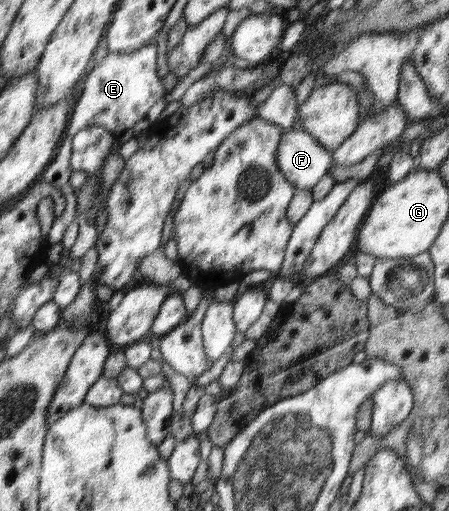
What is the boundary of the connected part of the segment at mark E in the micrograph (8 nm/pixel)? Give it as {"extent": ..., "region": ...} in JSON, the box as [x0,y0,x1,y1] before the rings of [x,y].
{"extent":[42,38,160,244],"region":[[[153,38],[149,44],[145,44],[136,51],[109,52],[101,62],[93,65],[82,82],[81,101],[77,102],[77,108],[74,109],[73,117],[70,118],[66,137],[62,141],[61,148],[58,149],[57,156],[54,157],[53,164],[42,173],[44,182],[58,187],[66,199],[65,212],[55,217],[48,232],[50,244],[61,242],[67,226],[76,219],[78,191],[72,188],[69,183],[72,171],[70,162],[72,160],[74,136],[82,129],[92,125],[103,126],[108,132],[117,136],[120,132],[132,128],[138,120],[142,120],[146,116],[150,106],[154,106],[160,100],[160,96],[158,96],[160,92],[156,88],[156,84],[158,84],[158,78],[156,78],[156,45],[156,39]]]}

